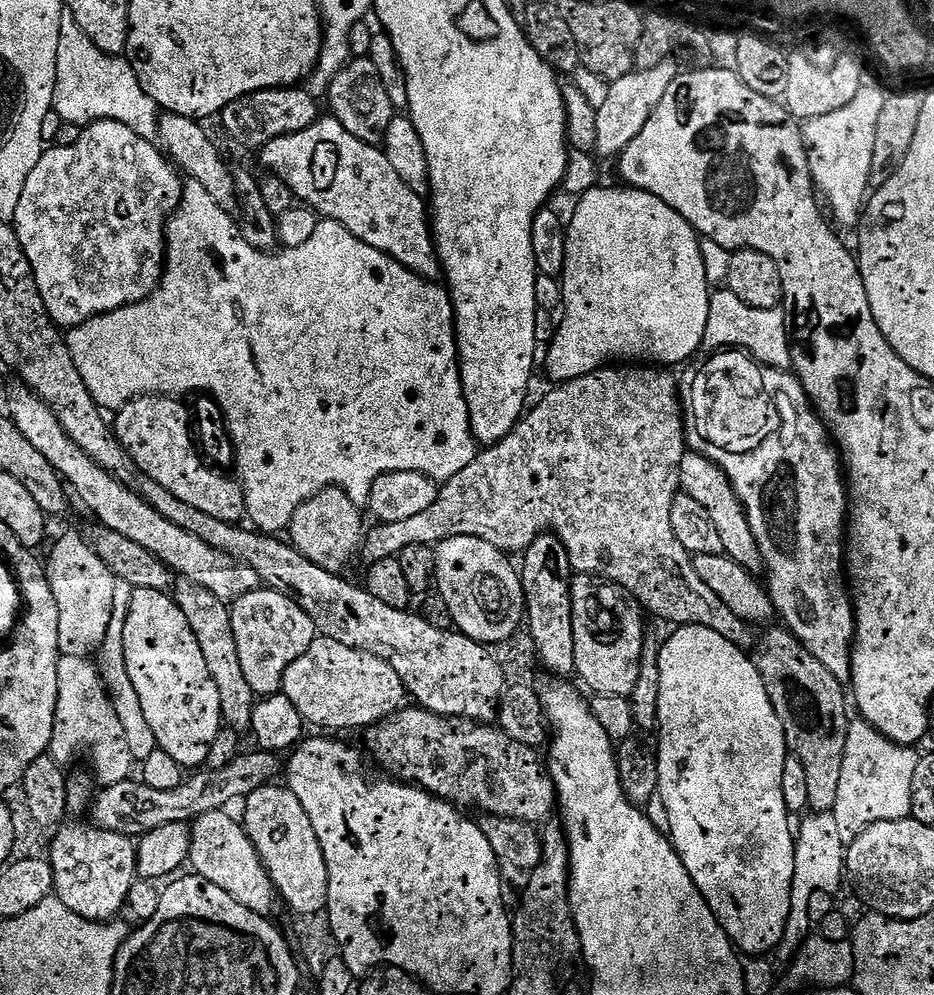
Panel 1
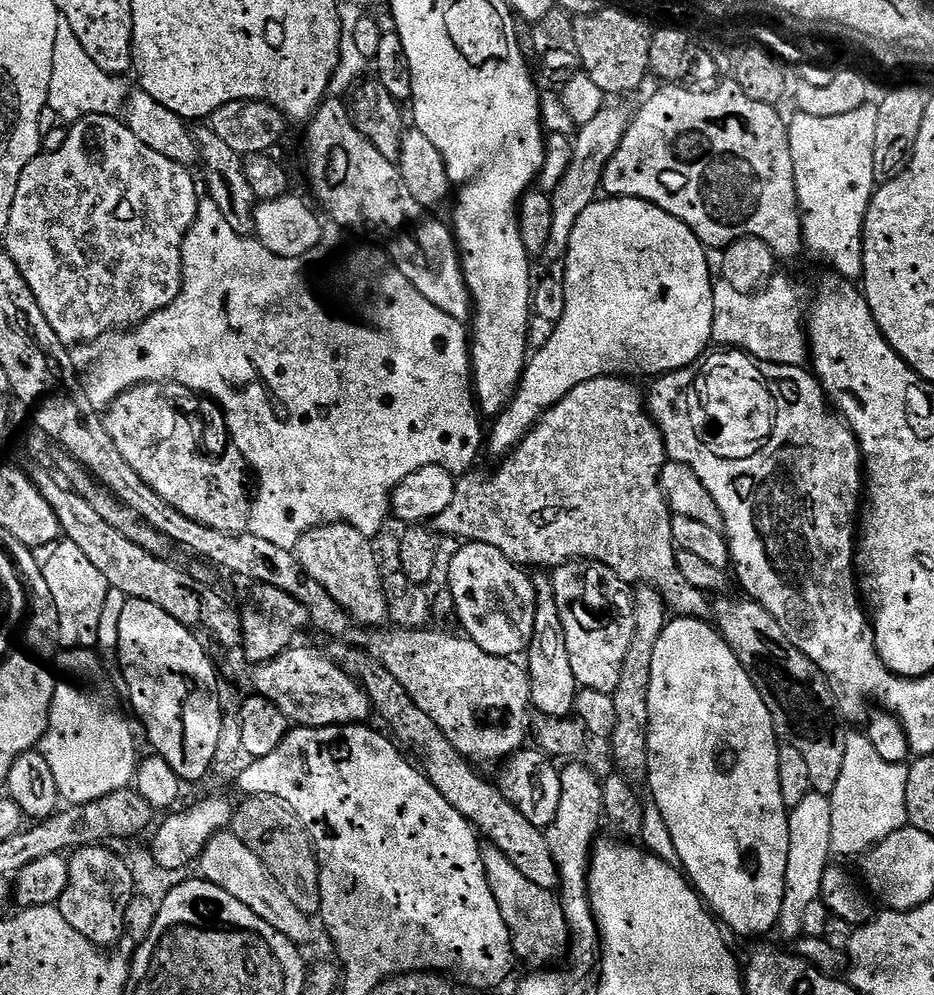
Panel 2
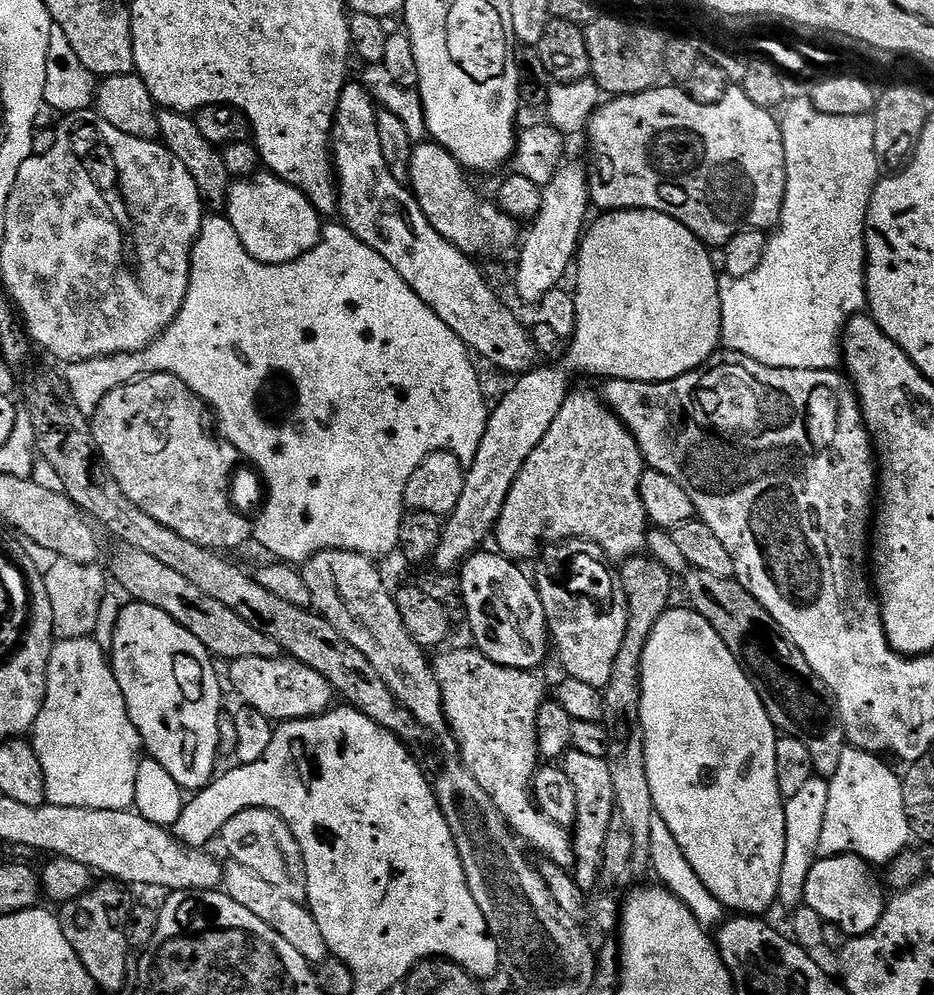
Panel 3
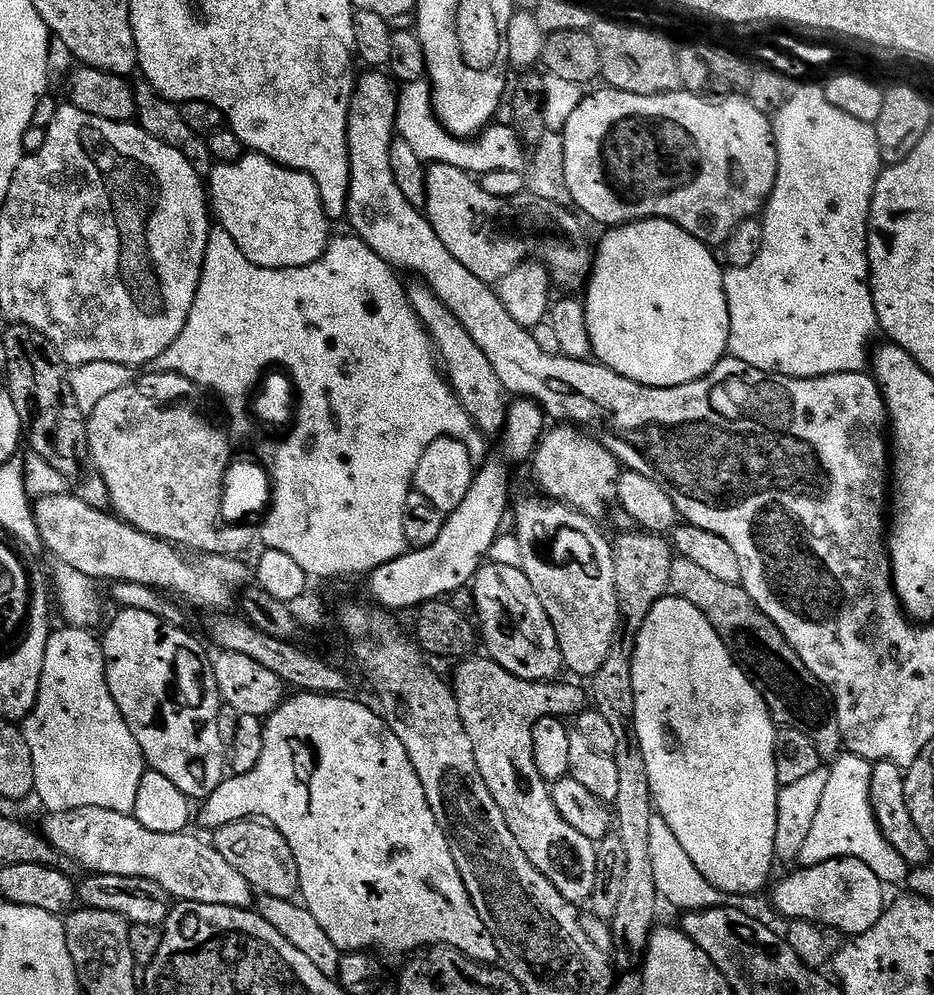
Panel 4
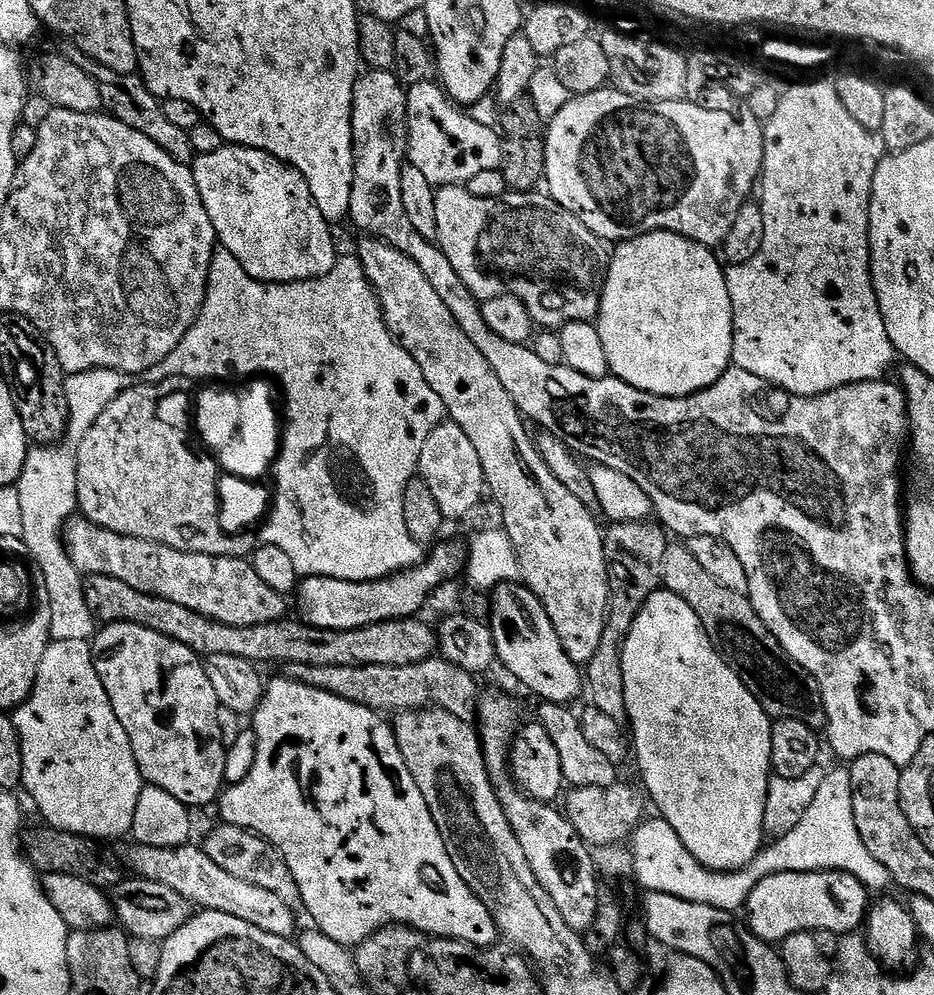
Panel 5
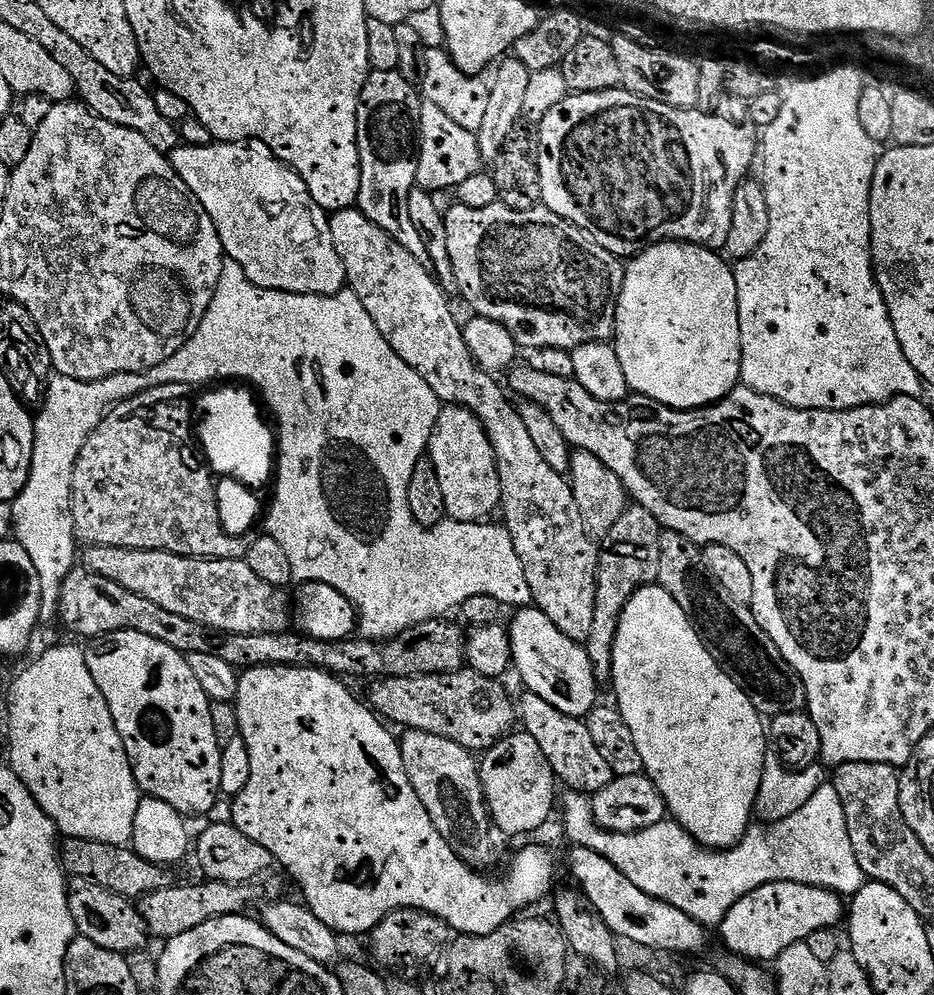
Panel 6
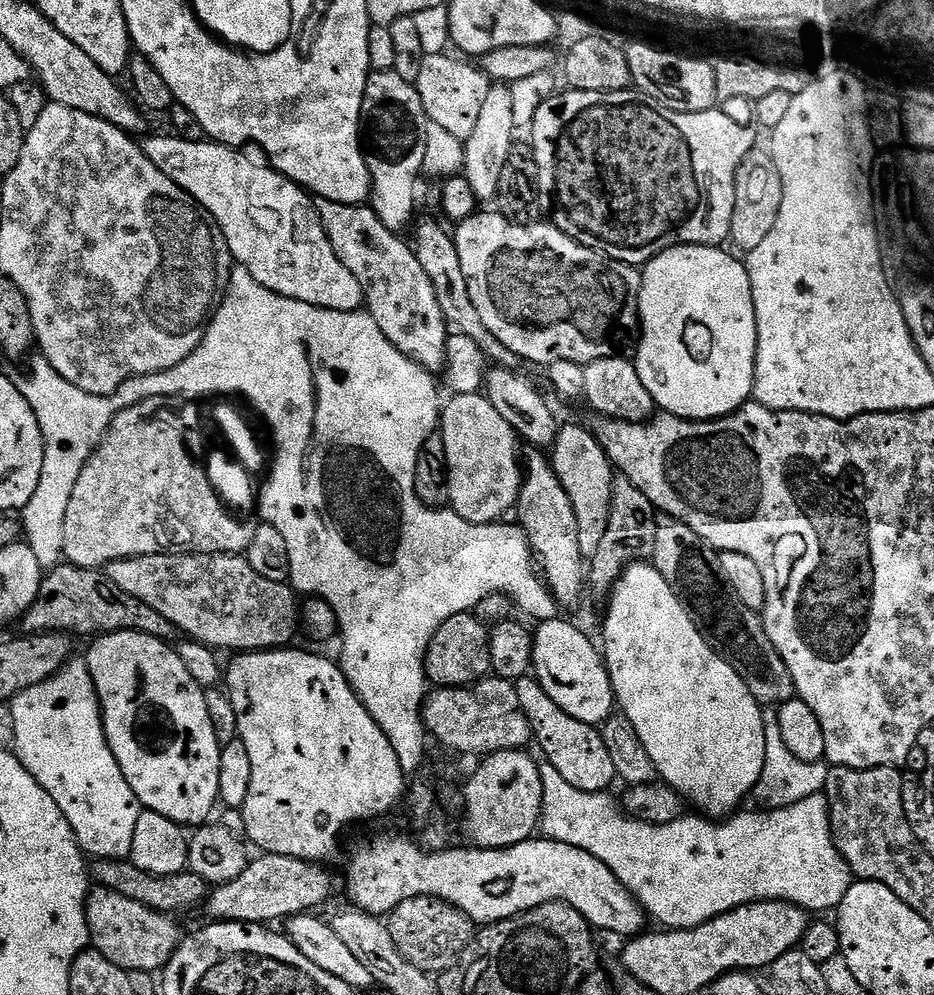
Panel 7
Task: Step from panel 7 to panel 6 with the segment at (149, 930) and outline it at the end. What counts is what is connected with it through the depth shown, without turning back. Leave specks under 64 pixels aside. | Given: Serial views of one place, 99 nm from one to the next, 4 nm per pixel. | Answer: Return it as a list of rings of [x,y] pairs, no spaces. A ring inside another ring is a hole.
[[[80,882],[69,891],[68,905],[76,923],[77,933],[98,942],[98,946],[103,946],[105,950],[135,954],[149,947],[148,925],[144,923],[139,907],[128,897],[114,894],[106,890],[106,886]]]

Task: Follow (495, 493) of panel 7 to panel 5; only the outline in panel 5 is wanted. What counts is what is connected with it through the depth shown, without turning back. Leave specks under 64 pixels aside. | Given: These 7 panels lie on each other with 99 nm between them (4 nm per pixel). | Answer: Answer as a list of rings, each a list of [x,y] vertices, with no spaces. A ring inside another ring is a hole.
[[[445,419],[432,431],[430,438],[426,438],[426,446],[422,446],[420,455],[418,476],[426,482],[426,486],[430,486],[438,501],[438,508],[448,522],[470,515],[479,506],[480,499],[486,496],[482,458],[478,456],[478,450],[474,450],[469,435],[453,420]]]

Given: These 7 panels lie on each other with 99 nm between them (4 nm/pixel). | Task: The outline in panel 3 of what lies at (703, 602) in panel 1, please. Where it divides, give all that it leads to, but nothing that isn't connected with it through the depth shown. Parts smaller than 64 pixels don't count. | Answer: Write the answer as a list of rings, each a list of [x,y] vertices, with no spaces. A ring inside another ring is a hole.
[[[573,391],[564,399],[558,418],[550,422],[546,438],[534,446],[534,454],[526,458],[526,466],[522,466],[518,478],[514,478],[514,486],[510,486],[510,494],[506,494],[506,502],[494,529],[495,547],[516,562],[524,562],[527,556],[535,557],[545,542],[570,539],[594,542],[612,562],[623,562],[631,556],[641,555],[650,531],[646,506],[642,506],[640,497],[645,470],[644,455],[638,442],[616,413],[597,393],[595,396],[592,392]]]

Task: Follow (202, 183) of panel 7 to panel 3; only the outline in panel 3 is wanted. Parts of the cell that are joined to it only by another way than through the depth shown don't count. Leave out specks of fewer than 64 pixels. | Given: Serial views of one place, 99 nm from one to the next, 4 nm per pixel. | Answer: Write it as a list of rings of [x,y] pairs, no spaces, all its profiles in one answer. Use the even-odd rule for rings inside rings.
[[[271,174],[237,179],[228,189],[226,215],[238,238],[242,238],[242,246],[263,264],[297,260],[319,242],[322,231],[322,217],[316,207],[294,186]]]

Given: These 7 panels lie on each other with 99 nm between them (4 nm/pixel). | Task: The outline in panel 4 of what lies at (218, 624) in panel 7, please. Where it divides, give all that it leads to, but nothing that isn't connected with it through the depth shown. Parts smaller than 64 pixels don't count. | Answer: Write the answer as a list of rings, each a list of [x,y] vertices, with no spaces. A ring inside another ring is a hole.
[[[71,494],[37,499],[34,515],[35,535],[57,556],[55,559],[74,566],[74,570],[82,570],[82,574],[97,582],[138,582],[138,586],[150,586],[161,594],[181,596],[176,598],[189,600],[196,607],[205,608],[208,614],[224,614],[235,609],[232,607],[235,604],[237,607],[242,593],[249,587],[248,580],[250,584],[250,568],[243,564],[243,559],[200,554],[196,561],[187,560],[177,545],[139,532],[118,516],[86,506],[82,498]]]

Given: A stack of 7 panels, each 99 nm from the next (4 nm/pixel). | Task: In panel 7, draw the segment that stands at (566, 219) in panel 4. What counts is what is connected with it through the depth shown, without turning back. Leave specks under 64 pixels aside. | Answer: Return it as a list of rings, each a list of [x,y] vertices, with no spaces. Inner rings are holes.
[[[477,211],[465,220],[459,221],[454,228],[454,239],[456,249],[458,250],[458,259],[462,261],[462,278],[466,278],[466,286],[470,290],[470,302],[474,302],[478,314],[482,317],[482,326],[510,350],[517,361],[524,362],[529,360],[532,364],[541,364],[547,366],[554,362],[572,362],[580,365],[586,365],[590,362],[598,362],[602,358],[613,355],[612,331],[616,328],[616,340],[624,344],[628,339],[633,339],[634,329],[638,324],[638,307],[640,301],[640,274],[641,269],[631,264],[623,264],[617,260],[612,260],[603,252],[596,252],[587,243],[581,242],[577,237],[570,236],[555,228],[550,222],[535,222],[516,224],[504,217],[500,211],[492,212]]]

